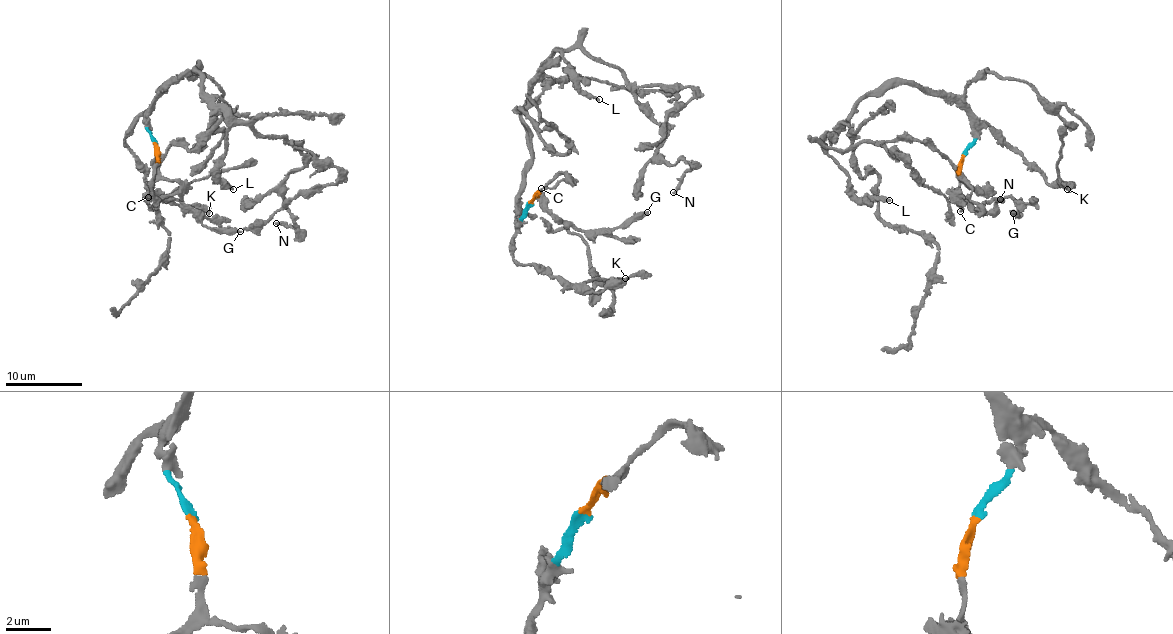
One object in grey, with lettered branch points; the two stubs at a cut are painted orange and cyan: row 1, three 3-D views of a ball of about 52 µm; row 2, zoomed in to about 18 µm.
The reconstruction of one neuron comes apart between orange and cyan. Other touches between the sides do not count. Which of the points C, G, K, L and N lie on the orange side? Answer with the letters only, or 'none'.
C, G

